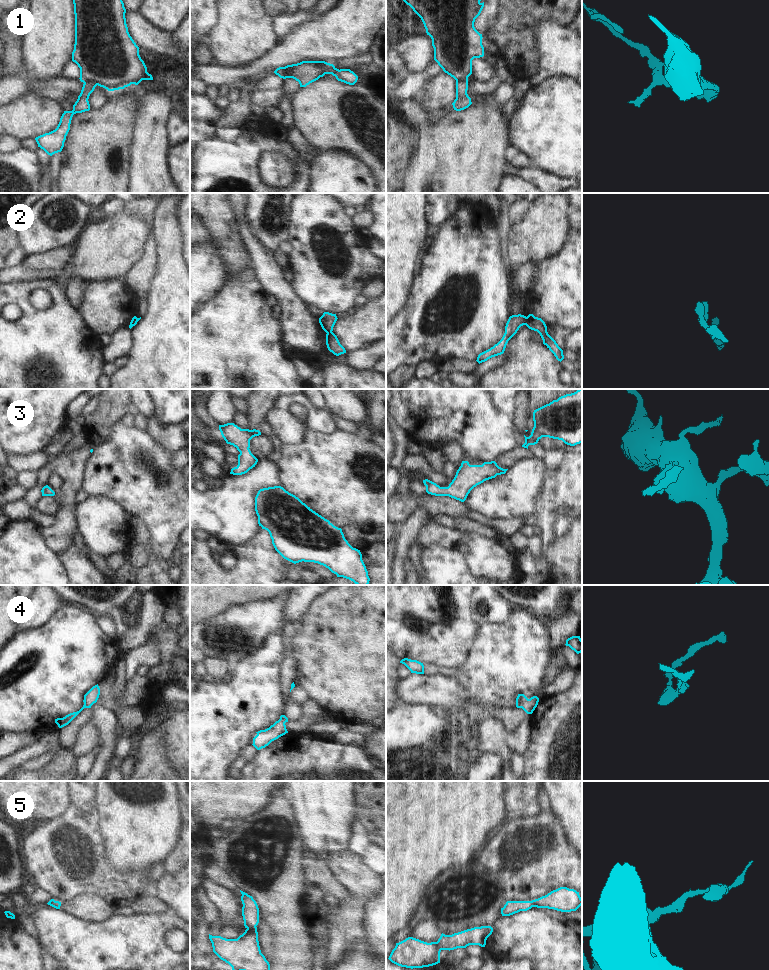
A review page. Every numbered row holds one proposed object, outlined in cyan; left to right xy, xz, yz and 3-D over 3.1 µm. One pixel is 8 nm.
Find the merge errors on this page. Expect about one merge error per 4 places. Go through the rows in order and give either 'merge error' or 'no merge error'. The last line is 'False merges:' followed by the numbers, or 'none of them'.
1: merge error
2: merge error
3: no merge error
4: no merge error
5: no merge error
False merges: 1, 2

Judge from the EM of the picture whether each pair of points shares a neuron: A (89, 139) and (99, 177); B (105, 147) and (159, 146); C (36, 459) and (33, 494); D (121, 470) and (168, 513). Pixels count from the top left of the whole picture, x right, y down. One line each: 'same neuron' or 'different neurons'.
A: same neuron
B: different neurons
C: different neurons
D: same neuron

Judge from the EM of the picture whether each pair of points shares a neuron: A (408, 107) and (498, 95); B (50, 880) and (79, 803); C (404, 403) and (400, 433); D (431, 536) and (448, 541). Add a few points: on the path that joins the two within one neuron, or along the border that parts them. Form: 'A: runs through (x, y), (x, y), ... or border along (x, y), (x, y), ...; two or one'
A: border along (491, 94), (497, 103), (504, 105); two
B: runs through (50, 860), (49, 835), (62, 823); one
C: border along (396, 420), (411, 440); two
D: runs through (435, 536), (444, 537); one

